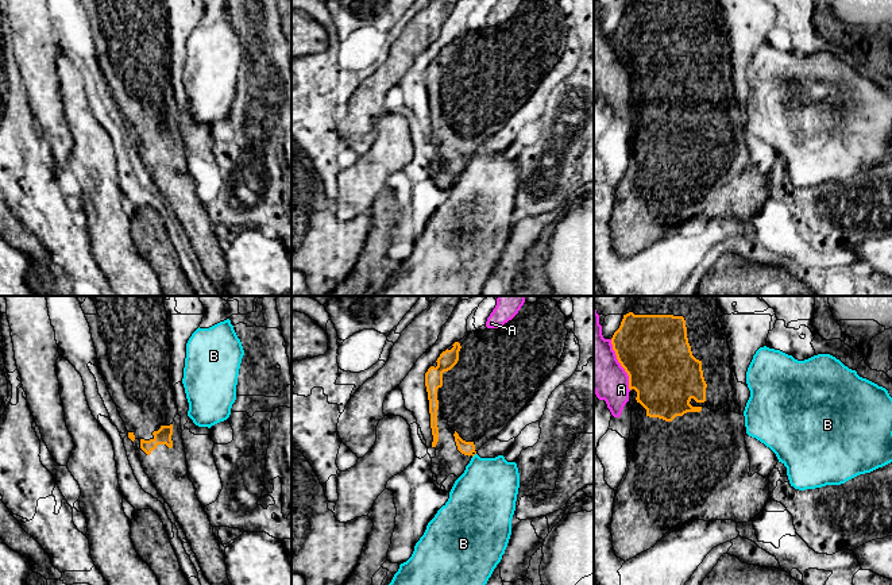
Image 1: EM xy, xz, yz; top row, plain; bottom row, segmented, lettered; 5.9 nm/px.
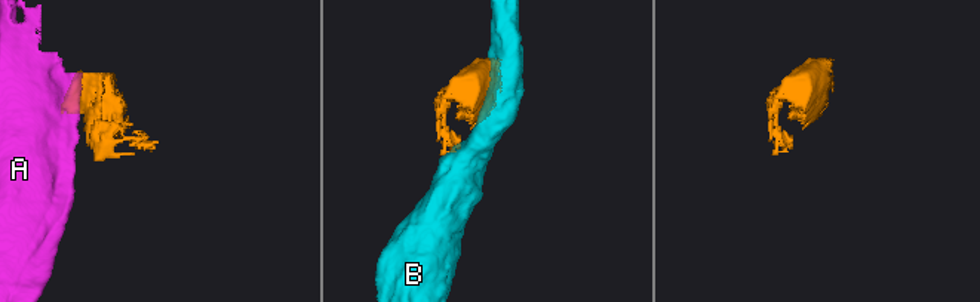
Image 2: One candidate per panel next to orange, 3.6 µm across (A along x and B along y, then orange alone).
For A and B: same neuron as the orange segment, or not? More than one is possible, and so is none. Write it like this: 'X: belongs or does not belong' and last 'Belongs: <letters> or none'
A: does not belong
B: does not belong
Belongs: none

